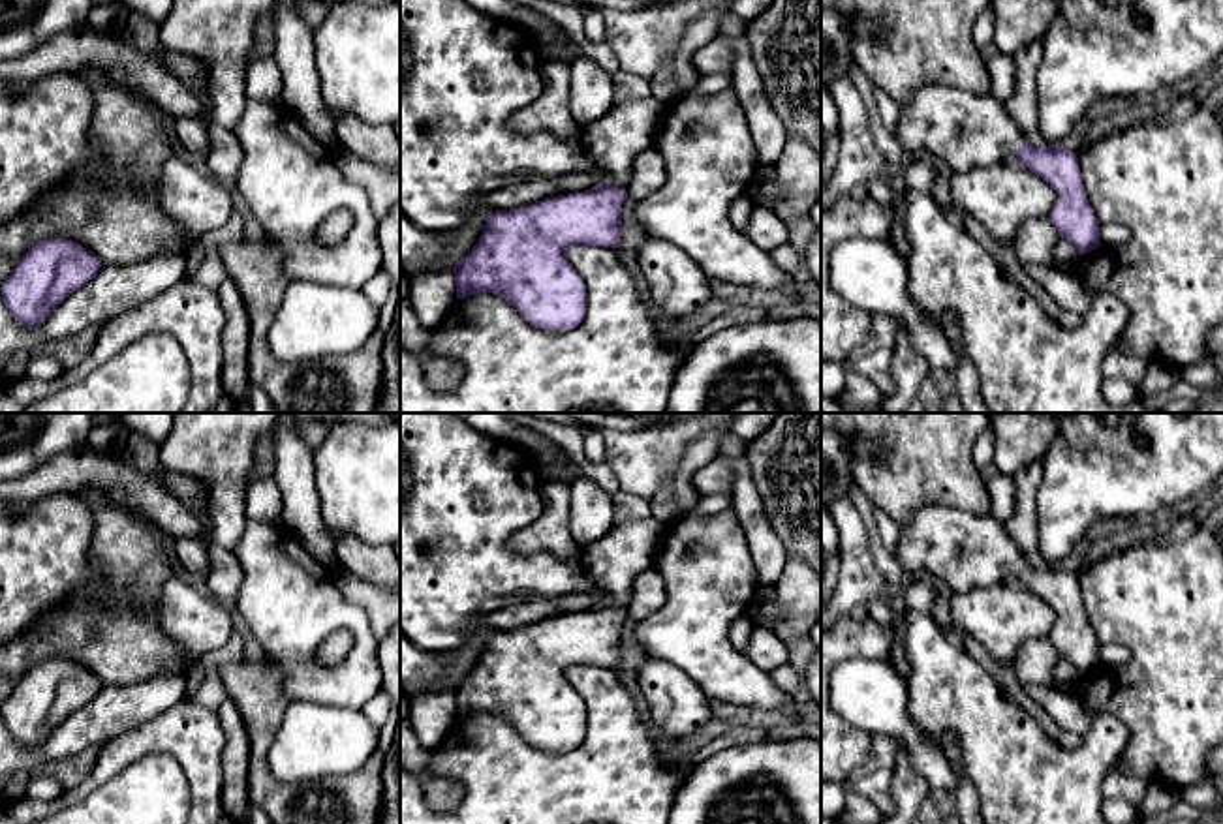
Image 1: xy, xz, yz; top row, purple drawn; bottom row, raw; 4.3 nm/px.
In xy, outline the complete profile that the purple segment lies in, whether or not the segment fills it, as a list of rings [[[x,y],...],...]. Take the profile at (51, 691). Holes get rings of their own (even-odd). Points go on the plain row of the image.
[[[60,657],[30,668],[0,706],[8,732],[24,747],[39,747],[103,683],[86,668]]]

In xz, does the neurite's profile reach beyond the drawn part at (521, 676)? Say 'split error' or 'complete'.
split error

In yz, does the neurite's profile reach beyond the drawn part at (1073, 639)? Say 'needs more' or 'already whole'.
needs more

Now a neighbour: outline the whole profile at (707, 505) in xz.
[[[729,494],[701,496],[695,505],[695,511],[701,516],[714,516],[714,514],[720,514],[720,512],[731,509],[733,503],[735,503],[735,497]]]

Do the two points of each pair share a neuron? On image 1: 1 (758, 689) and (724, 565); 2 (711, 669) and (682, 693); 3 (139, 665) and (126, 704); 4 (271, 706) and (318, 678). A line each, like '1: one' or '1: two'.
1: one
2: two
3: two
4: two

